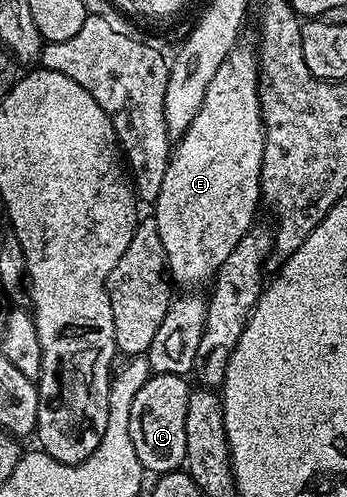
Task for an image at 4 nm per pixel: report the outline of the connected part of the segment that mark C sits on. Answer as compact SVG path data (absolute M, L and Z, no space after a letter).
M150 373L147 384L139 388L131 404L131 444L135 444L135 456L139 456L142 471L153 473L153 476L170 474L172 470L181 470L185 464L187 452L187 400L191 383L188 377L179 374Z

